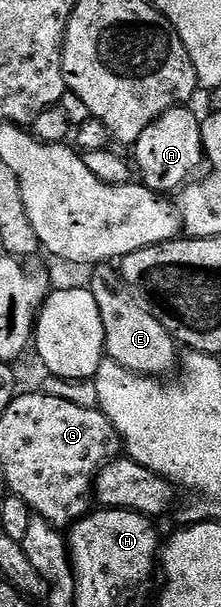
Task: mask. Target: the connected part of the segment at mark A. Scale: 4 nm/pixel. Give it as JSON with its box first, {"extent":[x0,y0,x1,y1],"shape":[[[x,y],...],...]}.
{"extent":[134,107,205,195],"shape":[[[177,107],[166,111],[158,119],[154,119],[154,123],[150,123],[150,127],[142,131],[142,135],[138,135],[134,146],[134,165],[138,170],[139,180],[155,193],[172,195],[168,193],[175,194],[183,190],[201,172],[200,164],[205,164],[201,118],[195,117],[190,110],[188,107]]]}

